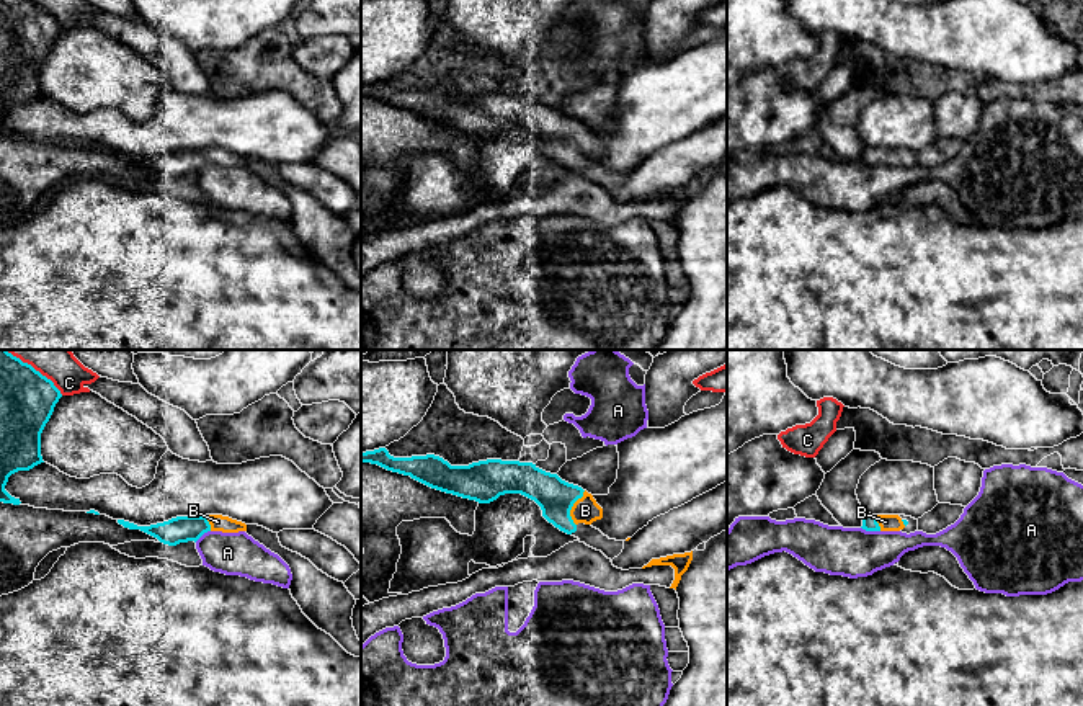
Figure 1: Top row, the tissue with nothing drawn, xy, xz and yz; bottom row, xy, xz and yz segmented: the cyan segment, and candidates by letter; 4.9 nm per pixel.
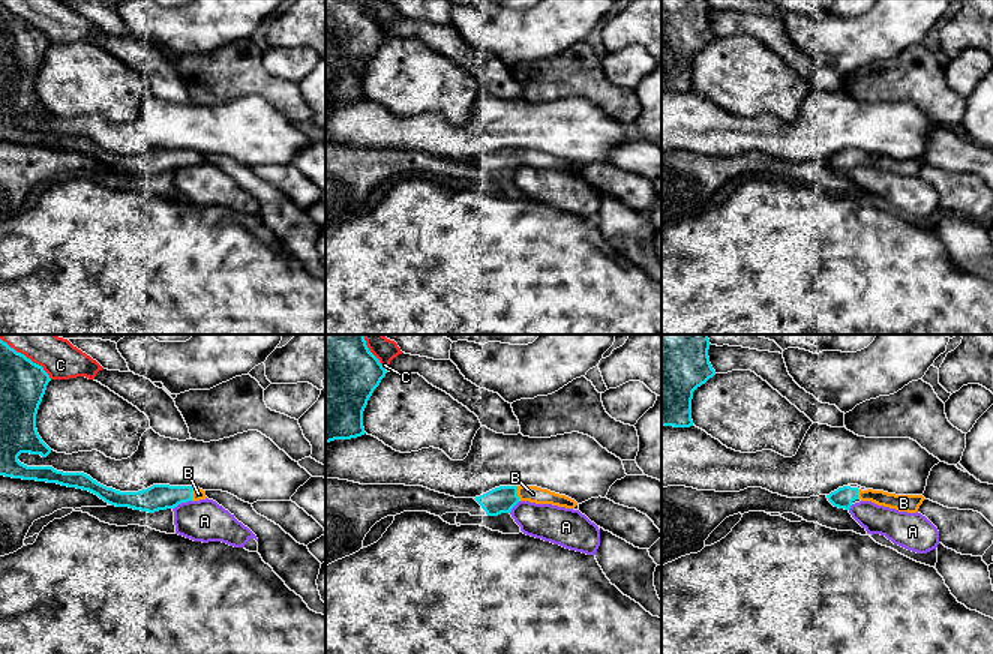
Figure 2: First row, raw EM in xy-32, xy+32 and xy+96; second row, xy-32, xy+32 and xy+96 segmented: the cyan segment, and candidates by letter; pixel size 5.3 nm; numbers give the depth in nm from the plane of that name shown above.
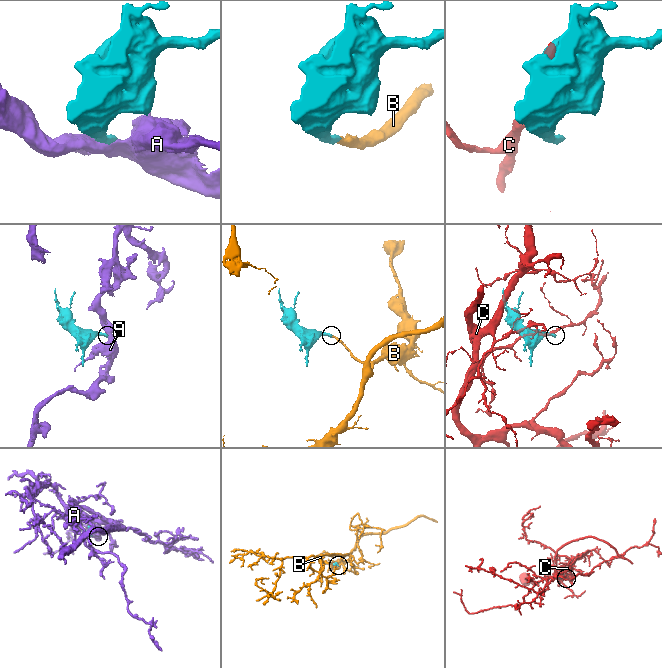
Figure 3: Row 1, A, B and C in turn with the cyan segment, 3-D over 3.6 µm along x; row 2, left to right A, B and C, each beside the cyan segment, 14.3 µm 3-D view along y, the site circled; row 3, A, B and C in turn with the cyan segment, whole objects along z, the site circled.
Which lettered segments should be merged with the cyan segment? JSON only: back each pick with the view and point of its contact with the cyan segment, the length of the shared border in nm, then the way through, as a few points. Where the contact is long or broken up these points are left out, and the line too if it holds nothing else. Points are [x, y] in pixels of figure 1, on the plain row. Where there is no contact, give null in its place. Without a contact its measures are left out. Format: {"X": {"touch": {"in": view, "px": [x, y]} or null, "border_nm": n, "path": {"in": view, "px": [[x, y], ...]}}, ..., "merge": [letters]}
{"B": {"touch": {"in": "xz", "px": [570, 142]}, "border_nm": 180, "path": {"in": "xz", "px": [[556, 131], [570, 142], [585, 144]]}}, "merge": ["B"]}

